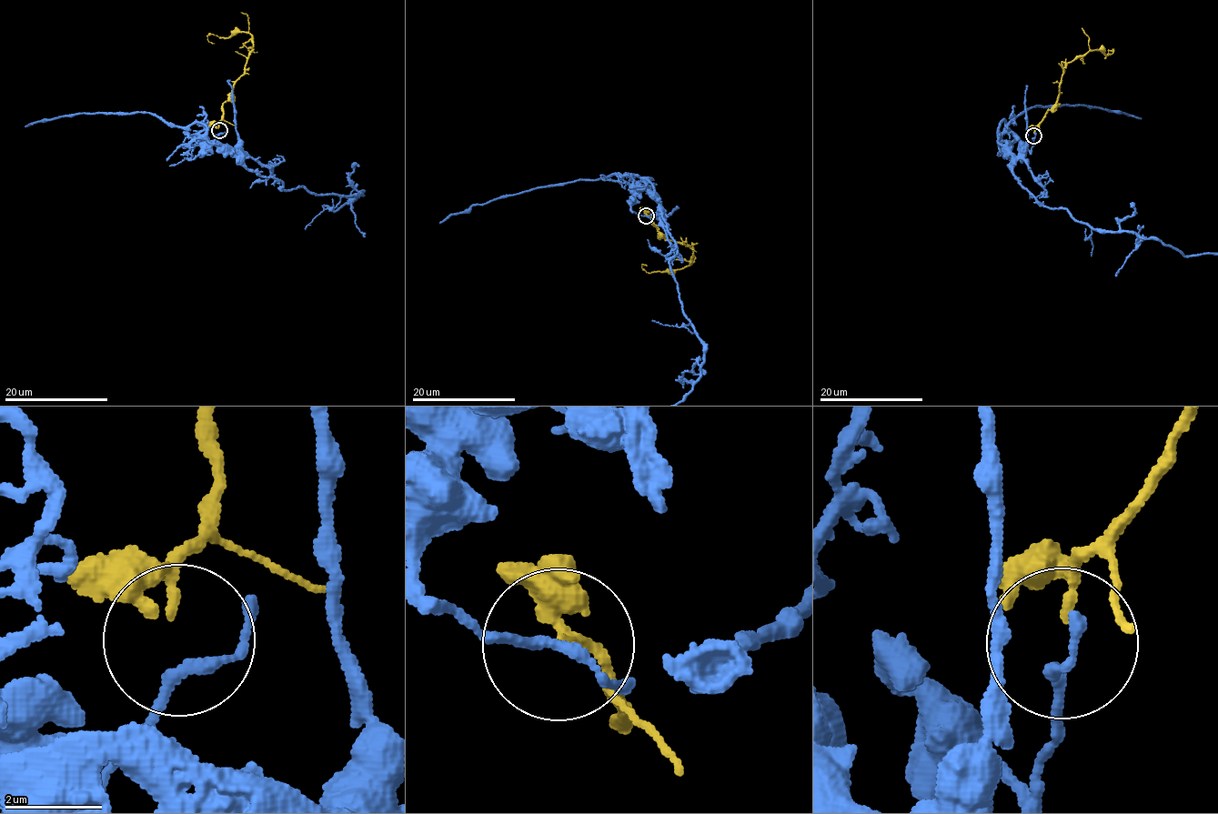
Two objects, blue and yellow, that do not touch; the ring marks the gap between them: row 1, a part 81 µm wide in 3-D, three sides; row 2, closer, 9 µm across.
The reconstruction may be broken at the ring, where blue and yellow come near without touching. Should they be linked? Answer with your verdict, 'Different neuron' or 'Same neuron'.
Different neuron

